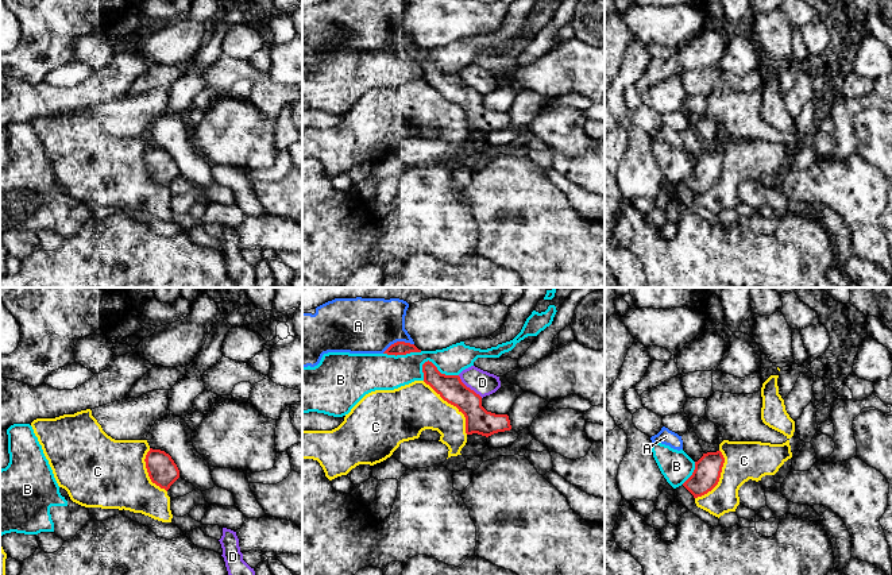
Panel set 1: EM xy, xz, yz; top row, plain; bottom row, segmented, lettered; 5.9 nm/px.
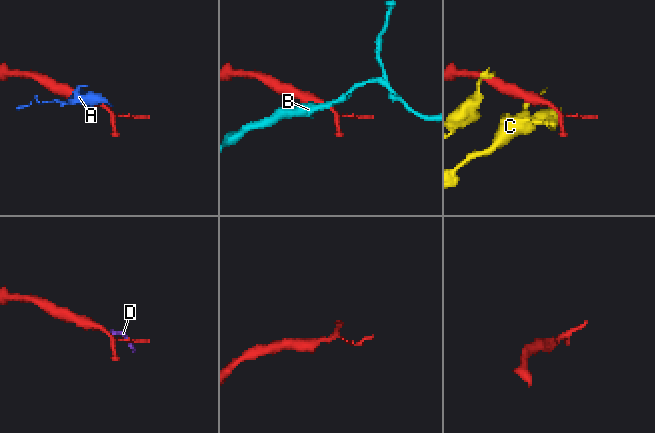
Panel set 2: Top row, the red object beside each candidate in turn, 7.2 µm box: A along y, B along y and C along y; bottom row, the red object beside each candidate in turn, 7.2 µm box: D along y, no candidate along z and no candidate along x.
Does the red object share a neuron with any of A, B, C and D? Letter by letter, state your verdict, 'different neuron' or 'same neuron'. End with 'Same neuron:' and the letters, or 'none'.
A: different neuron
B: different neuron
C: different neuron
D: different neuron
Same neuron: none

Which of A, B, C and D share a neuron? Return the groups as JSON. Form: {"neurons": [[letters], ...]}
{"neurons": [["A", "D"], ["B"], ["C"]]}

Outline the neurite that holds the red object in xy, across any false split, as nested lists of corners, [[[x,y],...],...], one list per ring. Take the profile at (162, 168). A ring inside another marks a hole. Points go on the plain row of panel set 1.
[[[150,146],[144,159],[151,180],[166,189],[179,175],[177,162],[165,148]]]

